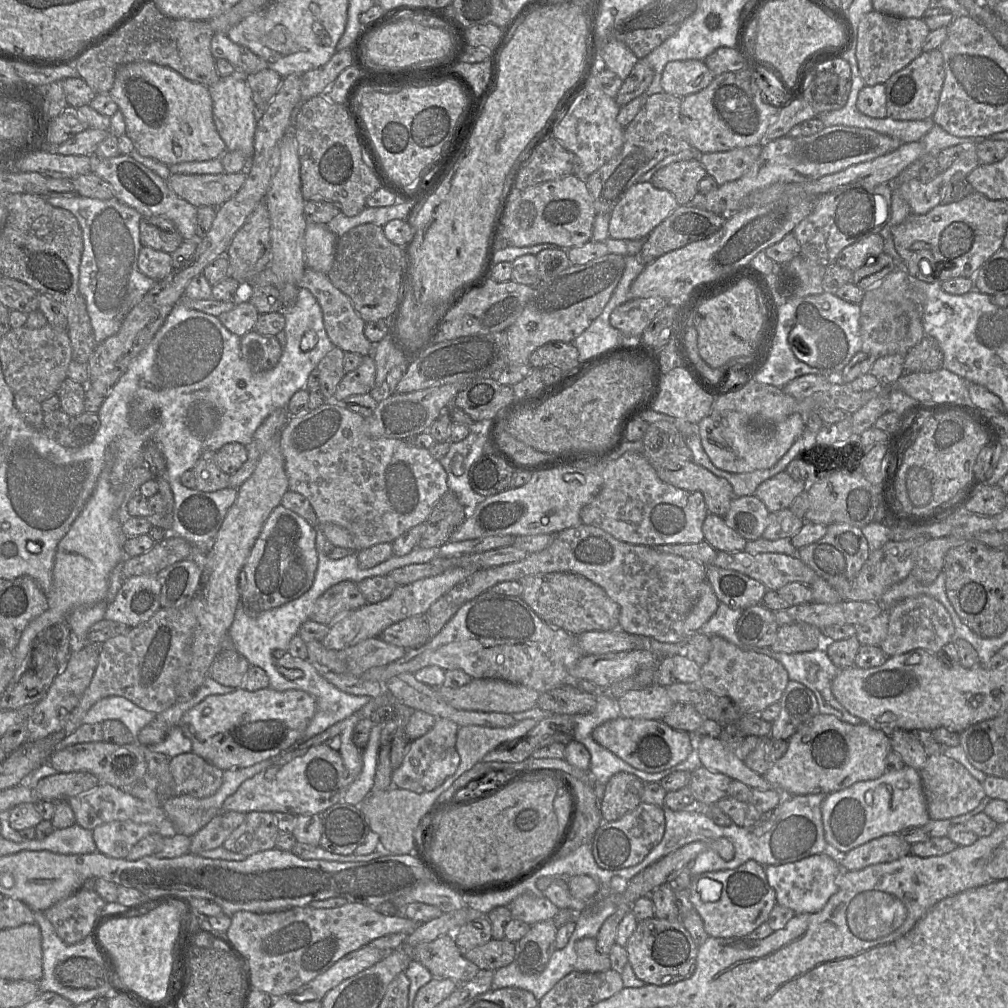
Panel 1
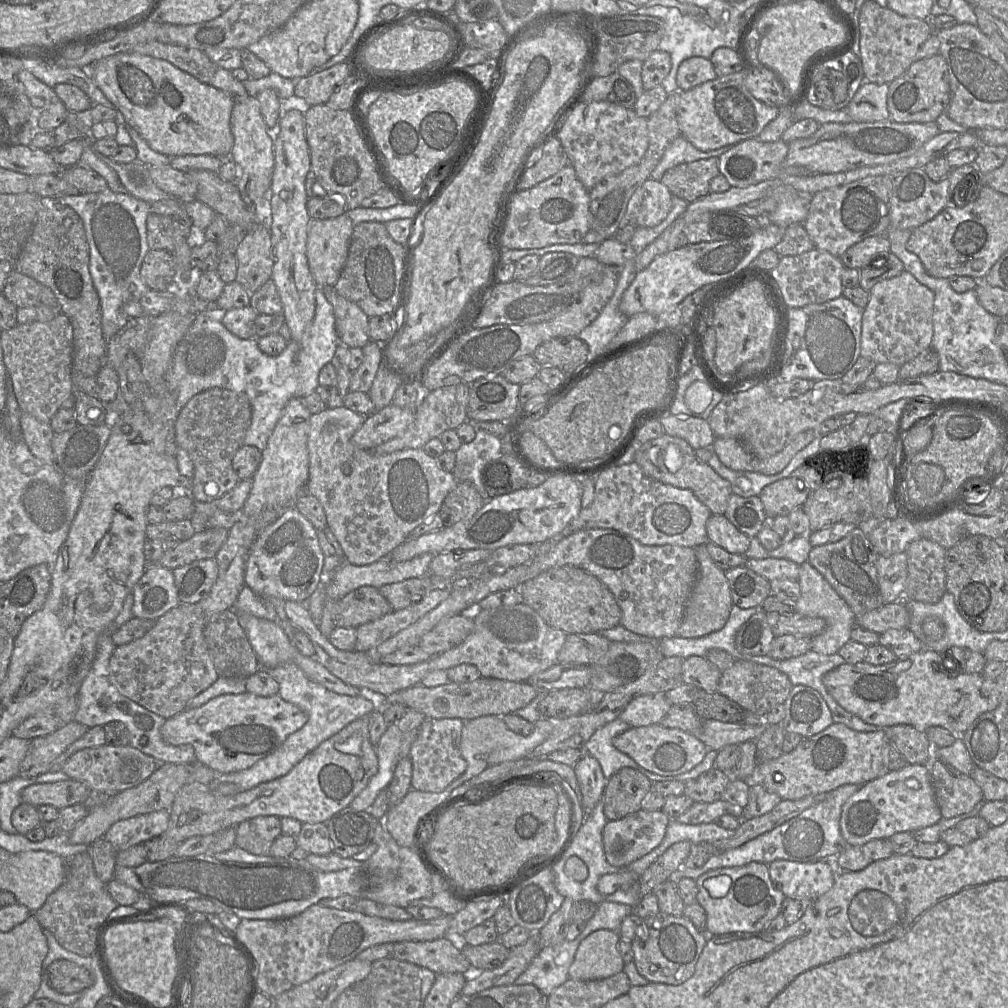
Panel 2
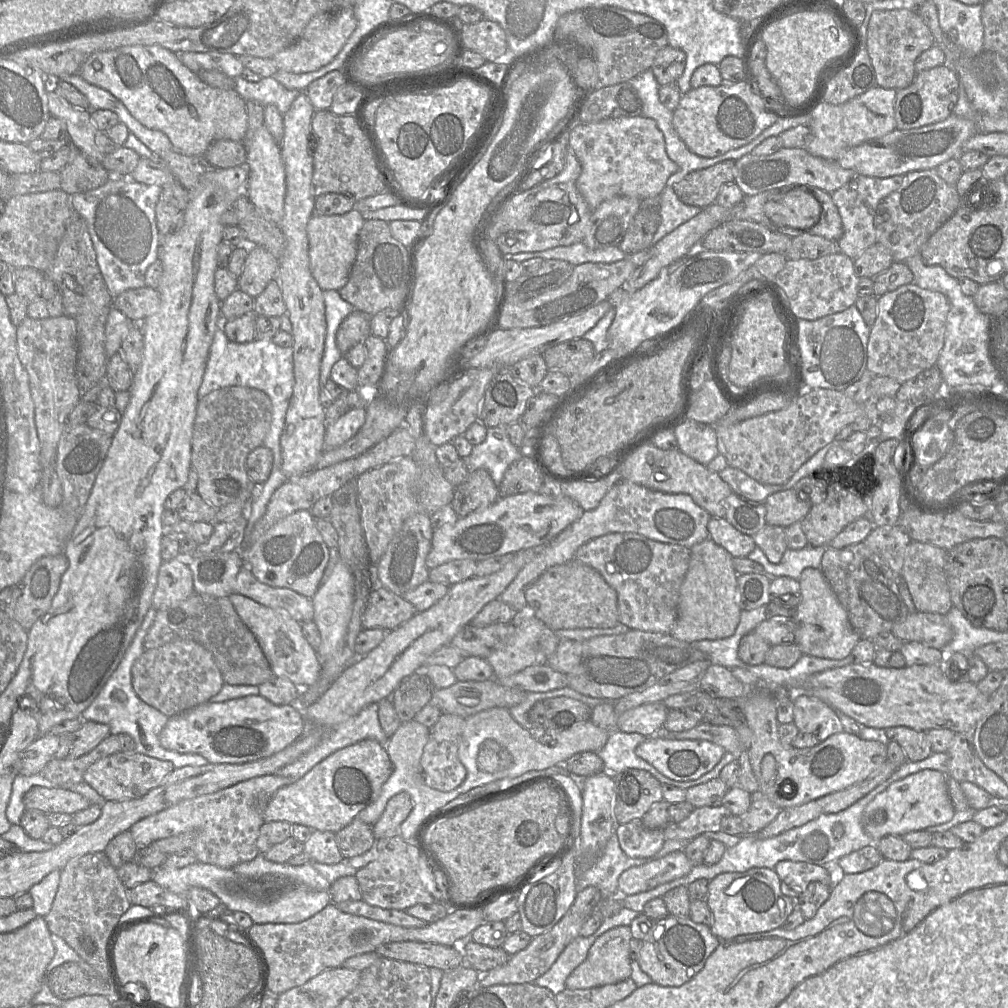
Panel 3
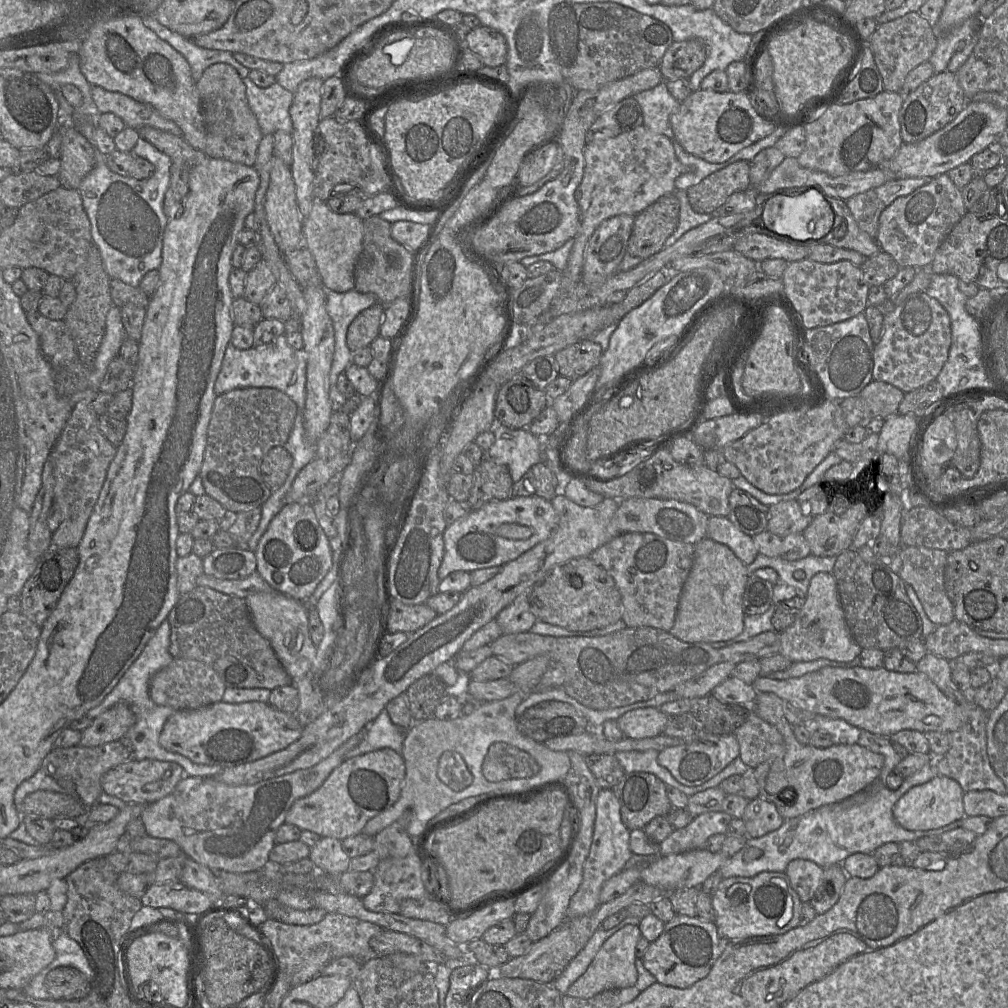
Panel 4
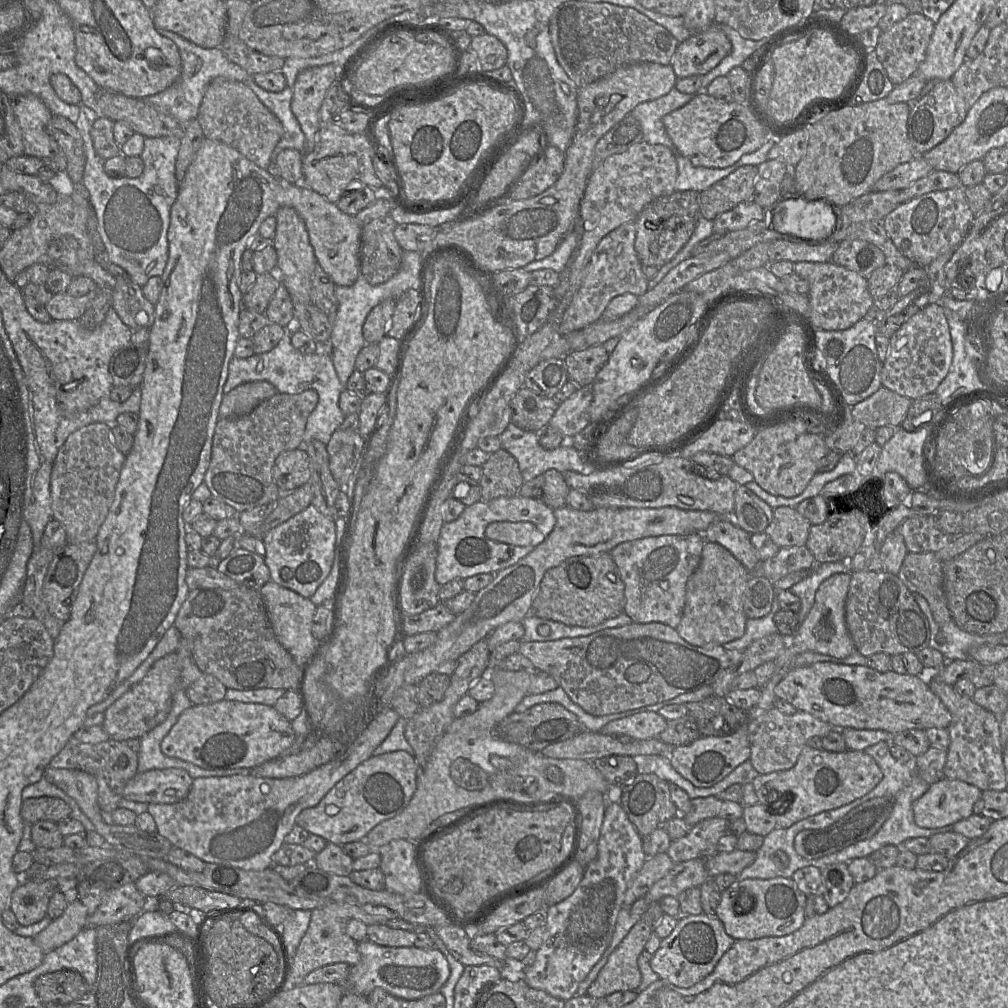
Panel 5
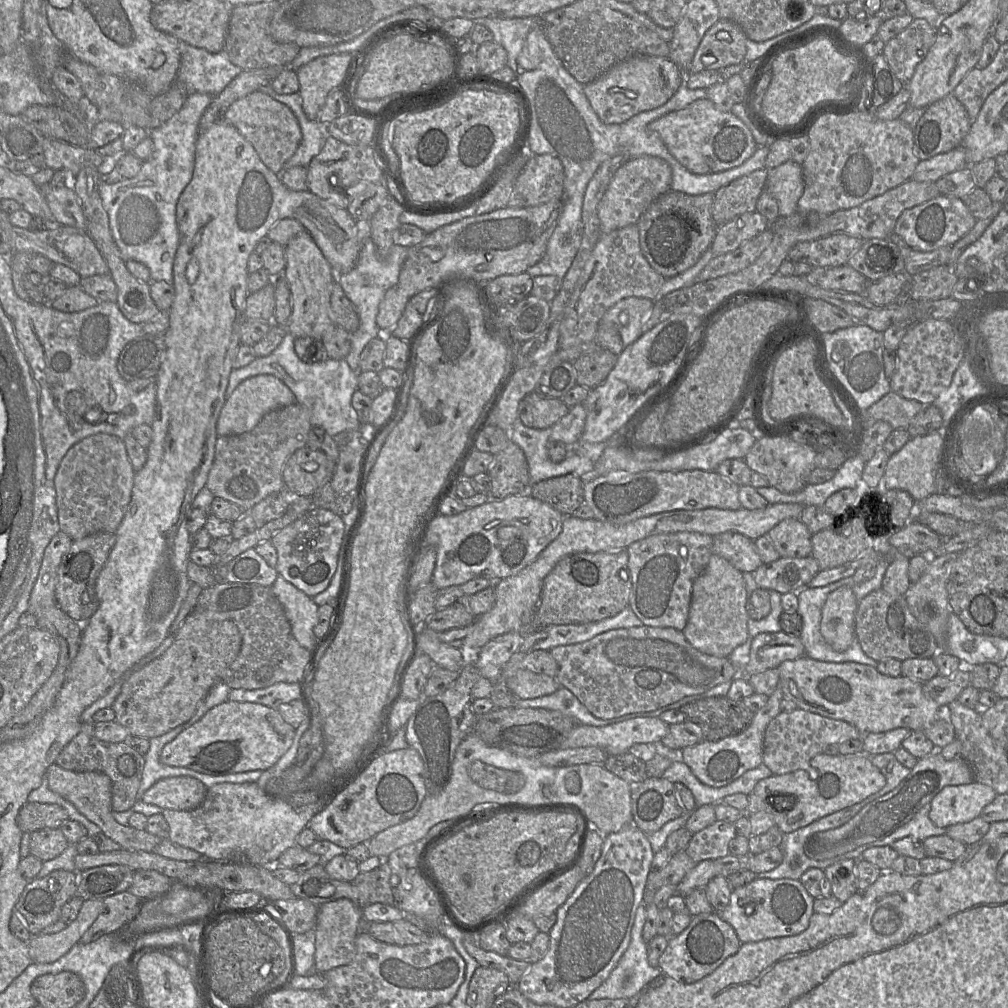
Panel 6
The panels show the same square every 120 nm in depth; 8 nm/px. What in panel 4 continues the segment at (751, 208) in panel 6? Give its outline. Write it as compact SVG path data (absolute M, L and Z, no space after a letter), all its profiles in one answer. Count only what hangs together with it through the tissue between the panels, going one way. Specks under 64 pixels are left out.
M742 160L710 174L686 193L696 213L713 214L733 193L750 189L750 164Z

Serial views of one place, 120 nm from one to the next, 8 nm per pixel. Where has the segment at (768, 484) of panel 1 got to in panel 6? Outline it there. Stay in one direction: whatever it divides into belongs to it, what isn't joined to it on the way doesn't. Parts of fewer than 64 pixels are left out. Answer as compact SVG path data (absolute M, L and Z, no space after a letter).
M799 518L779 522L766 536L780 557L804 558L812 554L812 534Z

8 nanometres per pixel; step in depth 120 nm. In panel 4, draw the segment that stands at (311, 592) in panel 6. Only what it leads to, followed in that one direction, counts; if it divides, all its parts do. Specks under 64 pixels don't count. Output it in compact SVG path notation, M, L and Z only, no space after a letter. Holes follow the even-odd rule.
M291 503L284 505L268 525L254 551L260 576L275 590L296 600L308 600L317 585L332 566L330 539L321 528L310 503ZM273 573L282 575L280 583L275 582Z

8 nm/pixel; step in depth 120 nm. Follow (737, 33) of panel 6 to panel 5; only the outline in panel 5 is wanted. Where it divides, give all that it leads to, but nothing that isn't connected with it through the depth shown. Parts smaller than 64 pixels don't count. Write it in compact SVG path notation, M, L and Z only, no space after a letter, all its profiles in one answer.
M712 24L706 30L693 33L680 42L671 60L678 79L705 75L729 55L732 44L726 34Z

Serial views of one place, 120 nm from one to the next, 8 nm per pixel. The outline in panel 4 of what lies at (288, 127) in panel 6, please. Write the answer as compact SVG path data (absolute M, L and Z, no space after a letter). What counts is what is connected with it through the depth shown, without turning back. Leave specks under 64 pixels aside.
M213 64L204 70L196 87L206 128L205 155L253 167L263 134L249 107L245 84L237 71L229 64Z

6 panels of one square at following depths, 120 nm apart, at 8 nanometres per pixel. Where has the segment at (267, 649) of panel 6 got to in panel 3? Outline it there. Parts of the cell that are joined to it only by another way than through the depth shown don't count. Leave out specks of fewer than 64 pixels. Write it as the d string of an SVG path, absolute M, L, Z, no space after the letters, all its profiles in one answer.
M192 593L187 599L157 612L149 628L144 647L158 648L176 640L192 640L209 650L229 685L260 685L275 675L257 639L237 614L228 597Z

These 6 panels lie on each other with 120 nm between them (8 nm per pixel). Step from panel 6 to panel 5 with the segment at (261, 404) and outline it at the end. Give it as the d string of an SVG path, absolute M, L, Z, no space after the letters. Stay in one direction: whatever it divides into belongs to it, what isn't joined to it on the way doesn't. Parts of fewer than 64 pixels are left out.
M267 381L243 383L223 395L219 416L230 418L246 415L277 393L277 389Z

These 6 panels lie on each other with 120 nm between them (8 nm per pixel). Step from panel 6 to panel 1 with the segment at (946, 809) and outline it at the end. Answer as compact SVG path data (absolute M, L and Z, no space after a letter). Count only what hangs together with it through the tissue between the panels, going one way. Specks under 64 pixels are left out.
M907 765L898 771L886 771L877 779L859 781L846 789L826 795L821 813L827 844L843 853L883 835L898 834L908 827L923 827L930 820L920 772Z

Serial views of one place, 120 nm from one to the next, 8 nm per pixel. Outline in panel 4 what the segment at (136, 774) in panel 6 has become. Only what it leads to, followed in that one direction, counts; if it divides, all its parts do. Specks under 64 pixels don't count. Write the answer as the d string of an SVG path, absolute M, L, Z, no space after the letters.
M112 741L97 747L73 746L69 748L54 748L42 761L41 769L55 780L71 779L75 784L75 796L86 807L99 803L103 793L101 778L109 770L132 759L131 753L120 741Z

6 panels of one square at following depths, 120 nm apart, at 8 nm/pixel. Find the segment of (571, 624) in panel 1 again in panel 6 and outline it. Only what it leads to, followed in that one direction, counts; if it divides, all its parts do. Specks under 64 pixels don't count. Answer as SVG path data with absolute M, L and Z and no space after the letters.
M626 549L569 554L563 557L546 576L532 621L528 627L523 628L523 634L524 632L541 631L542 628L549 625L581 624L613 617L629 605L631 588Z

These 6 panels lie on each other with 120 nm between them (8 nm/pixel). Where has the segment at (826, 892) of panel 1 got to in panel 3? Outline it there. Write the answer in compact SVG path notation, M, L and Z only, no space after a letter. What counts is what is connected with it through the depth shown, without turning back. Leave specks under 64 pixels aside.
M782 860L773 869L779 876L782 893L794 900L803 894L811 882L830 884L830 875L821 865Z

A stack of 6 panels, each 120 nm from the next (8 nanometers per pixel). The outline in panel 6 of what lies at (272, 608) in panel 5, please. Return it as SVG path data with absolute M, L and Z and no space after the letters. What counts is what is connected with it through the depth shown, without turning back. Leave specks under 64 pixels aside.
M281 575L277 576L271 589L283 606L294 638L302 647L310 650L318 639L313 628L318 619L319 606Z

